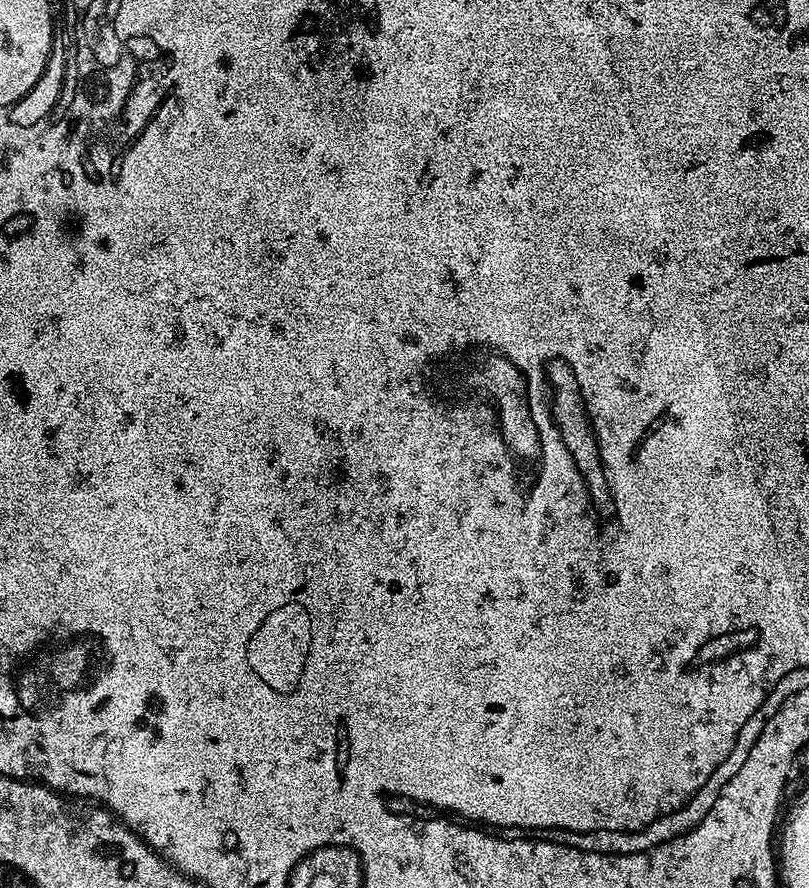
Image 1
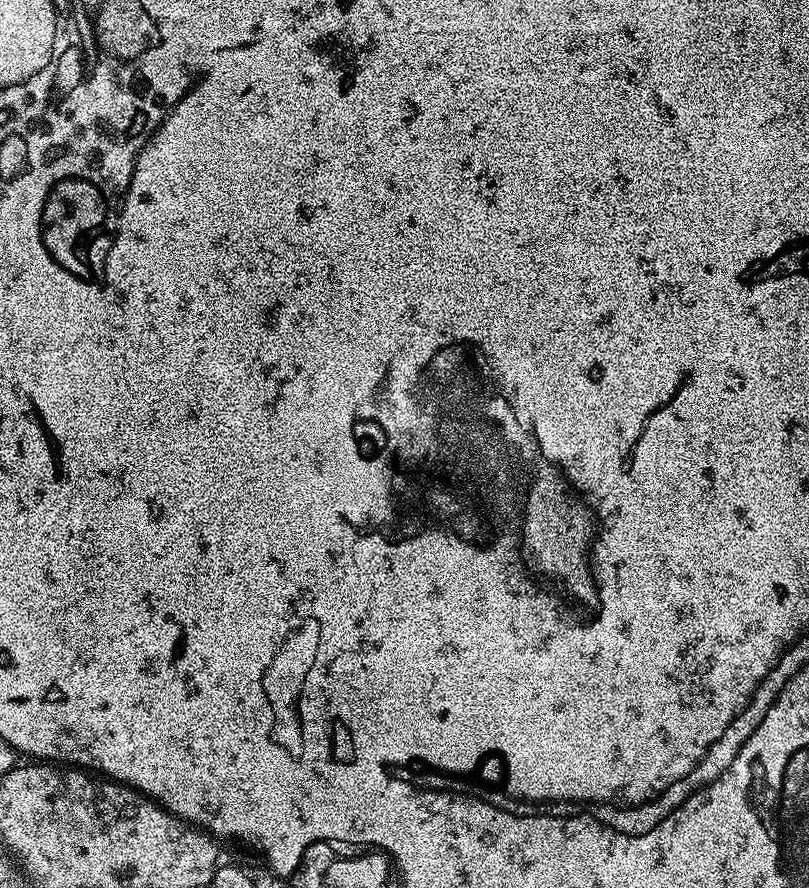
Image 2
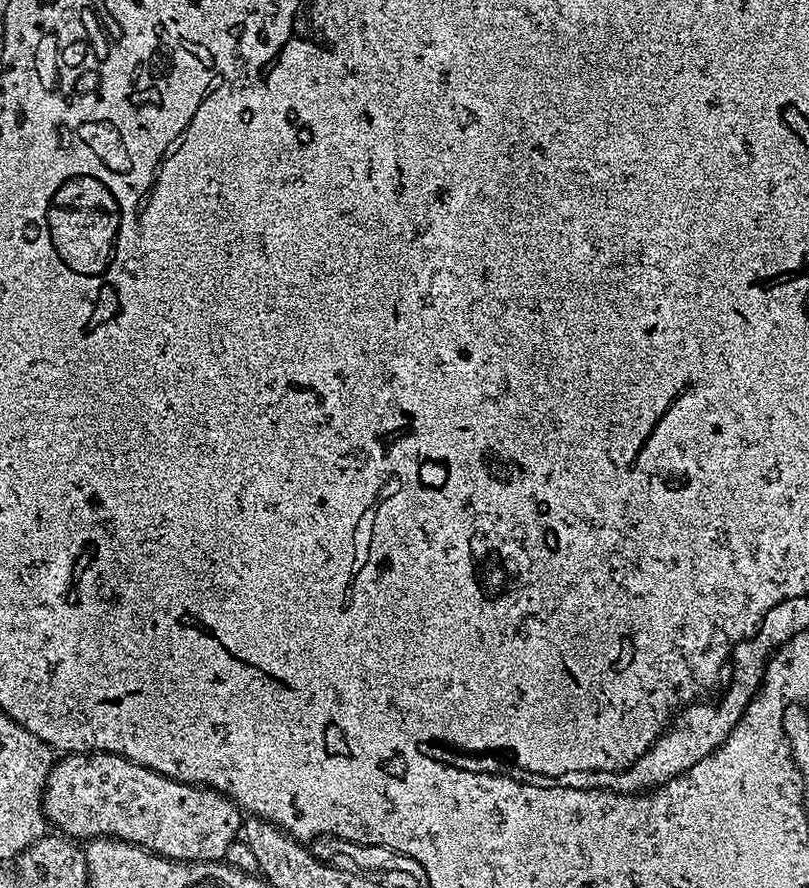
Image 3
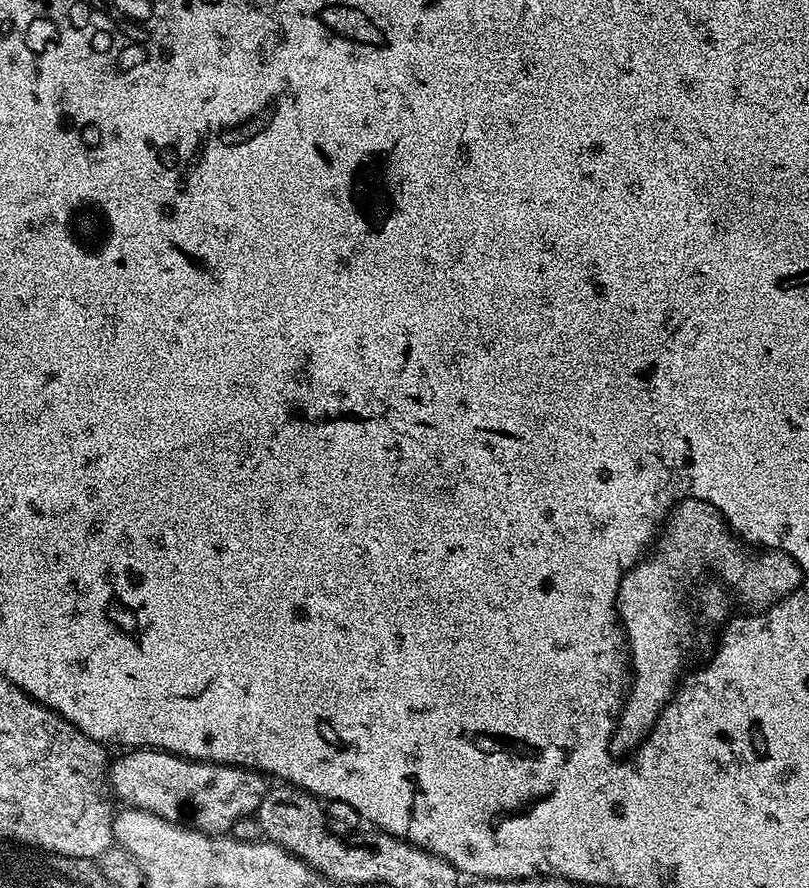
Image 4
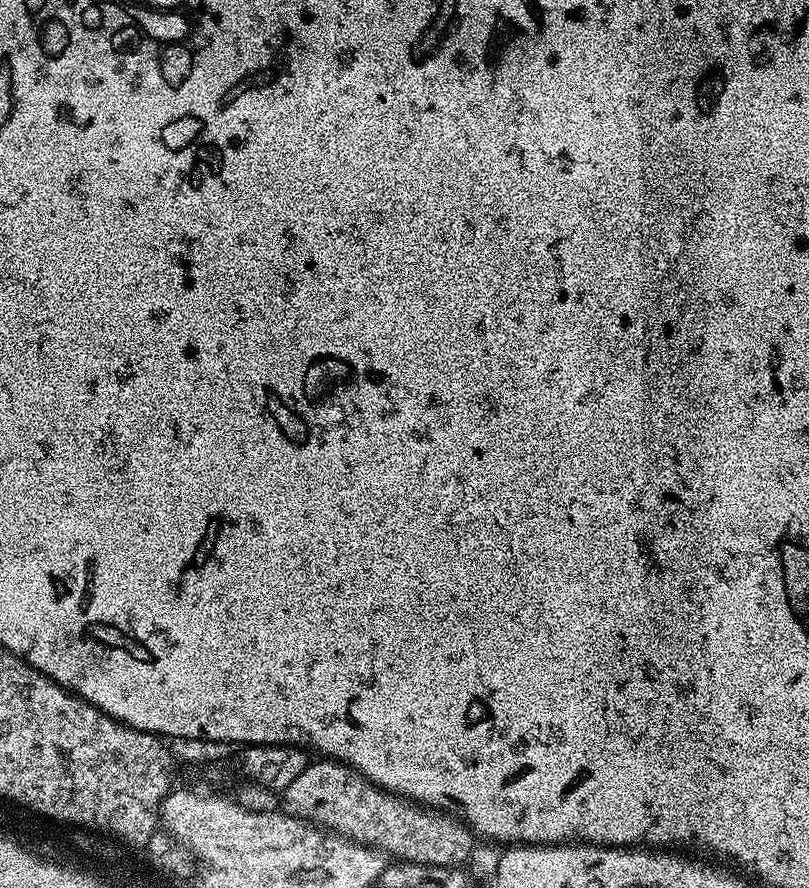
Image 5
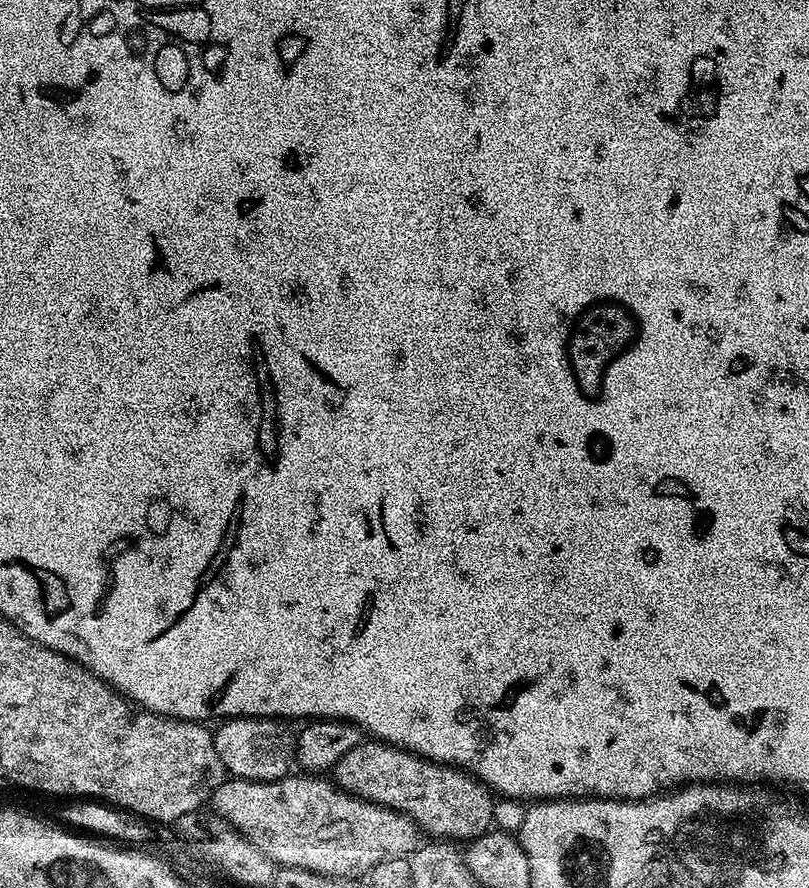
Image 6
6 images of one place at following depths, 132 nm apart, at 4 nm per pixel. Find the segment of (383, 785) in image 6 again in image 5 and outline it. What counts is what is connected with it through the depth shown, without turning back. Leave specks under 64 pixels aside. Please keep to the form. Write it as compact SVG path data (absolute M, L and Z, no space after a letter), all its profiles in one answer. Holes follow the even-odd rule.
M316 758L290 782L282 793L282 804L291 815L337 832L356 844L367 844L389 857L410 864L433 864L442 868L467 865L474 833L463 819L444 810L429 810L371 784L349 764L331 758Z

